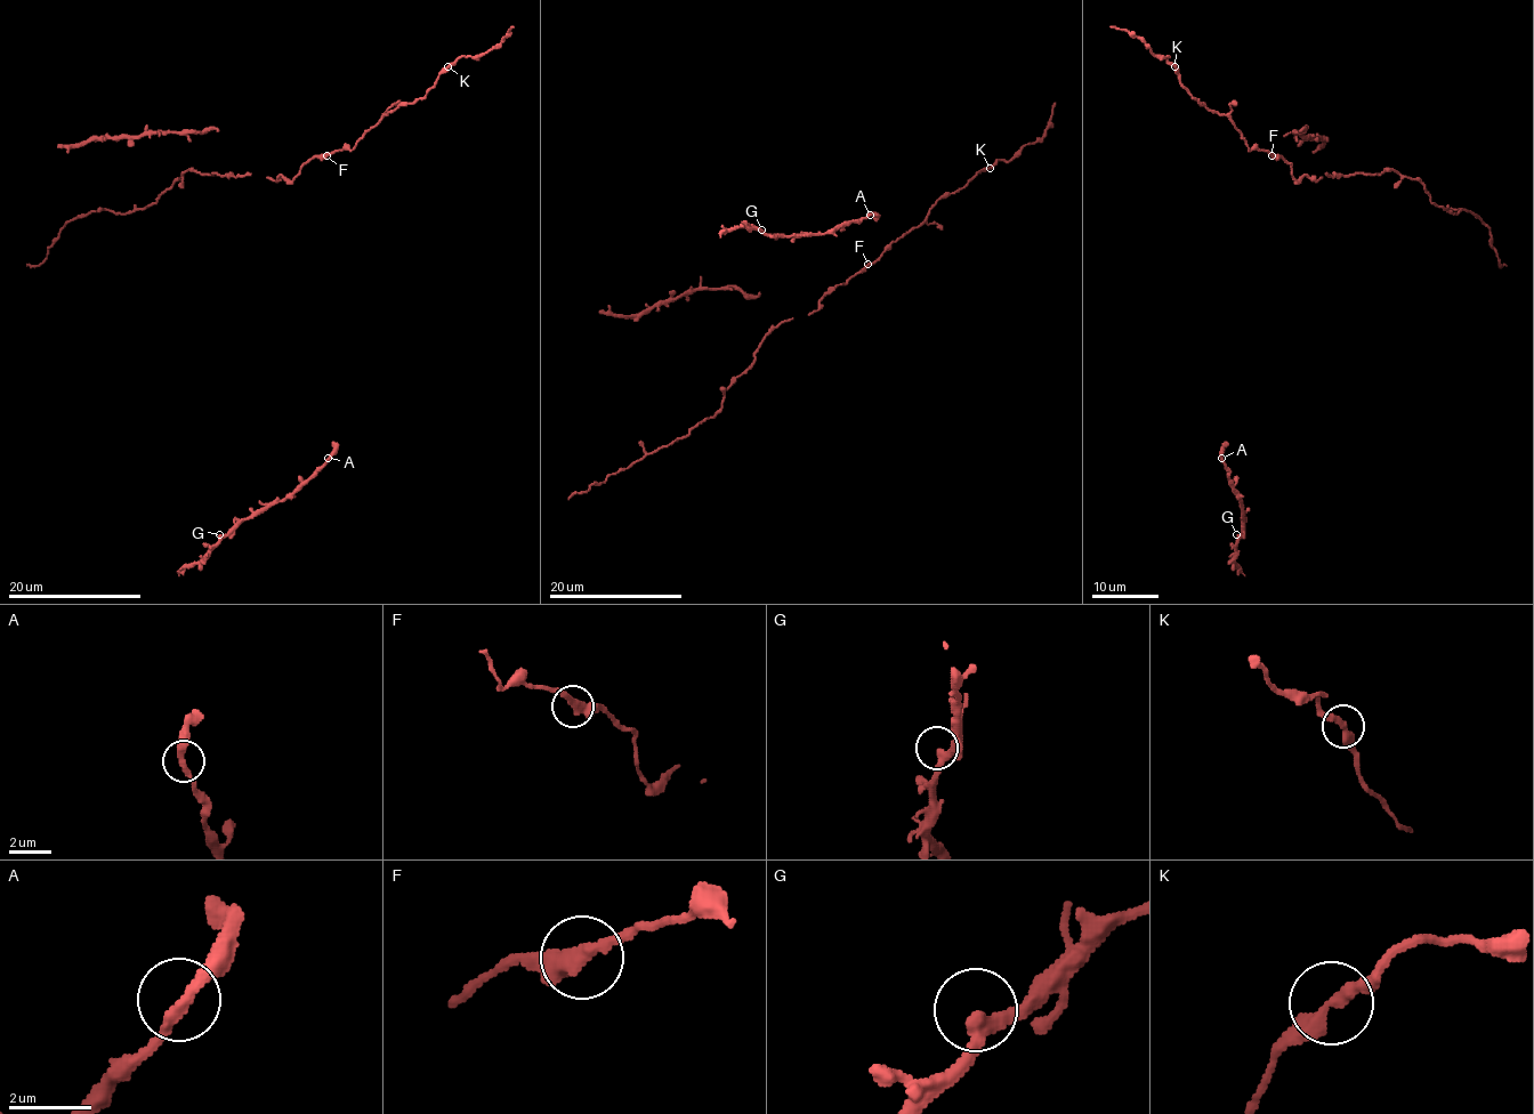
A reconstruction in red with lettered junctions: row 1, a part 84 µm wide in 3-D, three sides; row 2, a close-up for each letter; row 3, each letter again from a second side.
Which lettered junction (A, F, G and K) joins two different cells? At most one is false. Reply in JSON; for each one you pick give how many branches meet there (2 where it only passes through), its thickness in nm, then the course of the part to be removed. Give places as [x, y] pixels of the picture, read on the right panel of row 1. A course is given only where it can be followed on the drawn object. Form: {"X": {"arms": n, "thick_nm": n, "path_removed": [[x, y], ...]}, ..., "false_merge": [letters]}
{"K": {"arms": 2, "thick_nm": 320, "path_removed": [[1176, 66], [1167, 59], [1169, 56], [1155, 56], [1136, 35], [1111, 26]]}, "false_merge": ["K"]}

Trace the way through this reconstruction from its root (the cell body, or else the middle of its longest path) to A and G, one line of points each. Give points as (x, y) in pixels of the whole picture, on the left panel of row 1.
A: (332, 441), (334, 451), (328, 458)
G: (332, 441), (334, 453), (291, 493), (241, 519), (226, 534), (219, 534)

